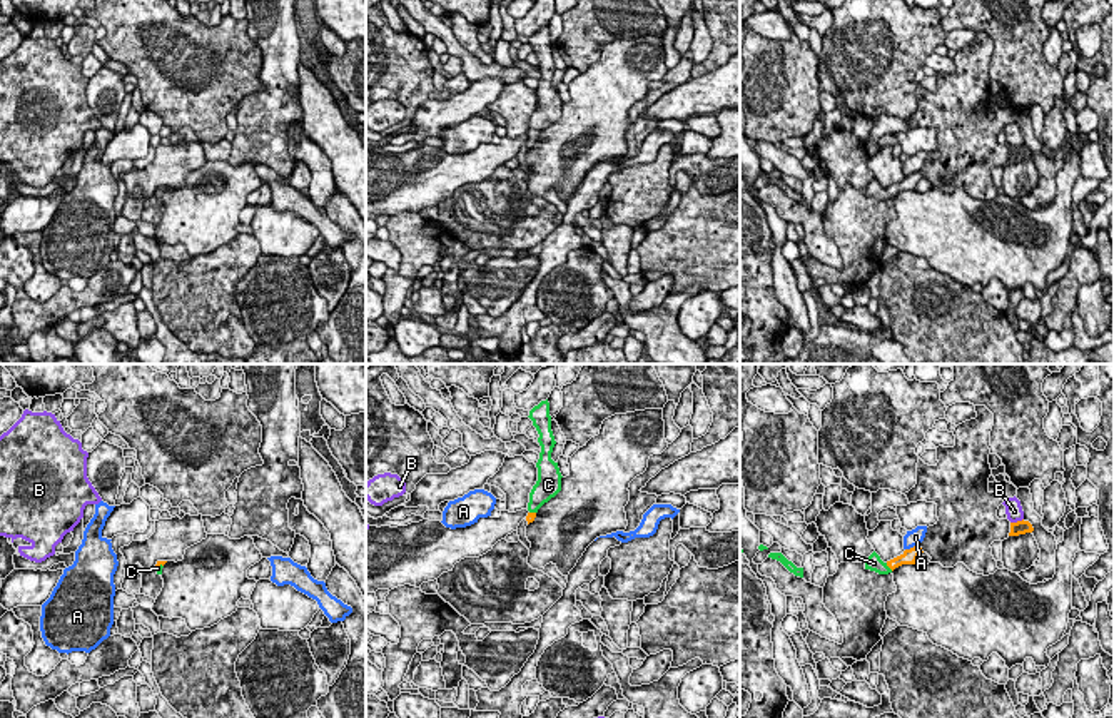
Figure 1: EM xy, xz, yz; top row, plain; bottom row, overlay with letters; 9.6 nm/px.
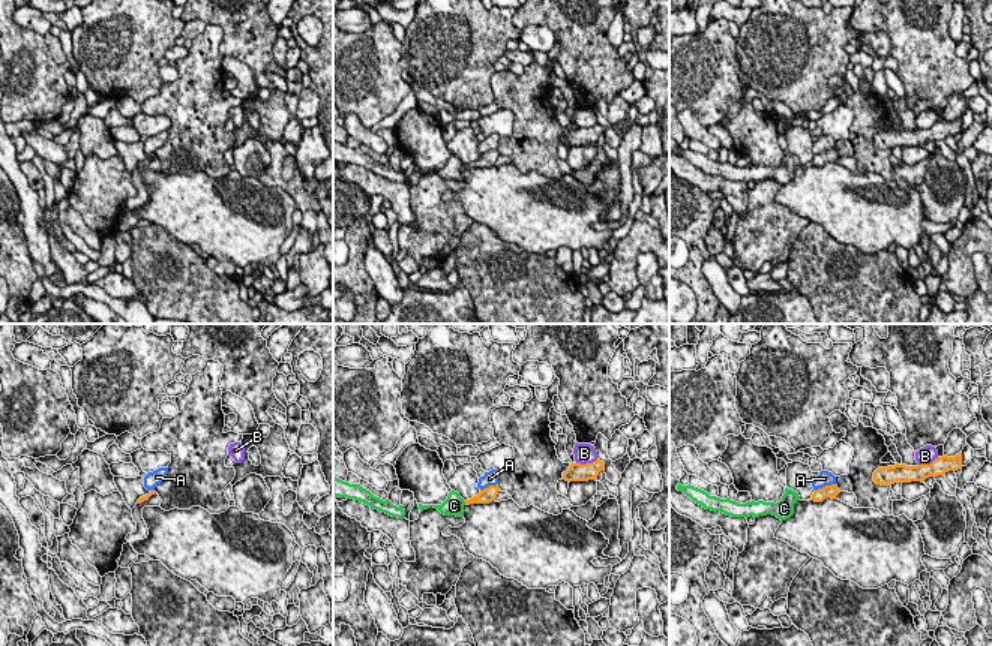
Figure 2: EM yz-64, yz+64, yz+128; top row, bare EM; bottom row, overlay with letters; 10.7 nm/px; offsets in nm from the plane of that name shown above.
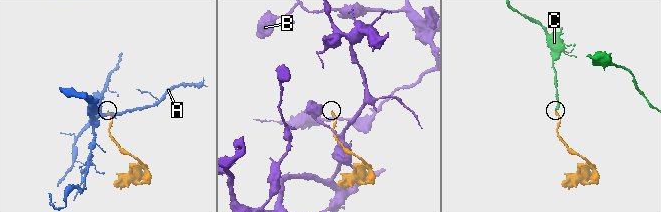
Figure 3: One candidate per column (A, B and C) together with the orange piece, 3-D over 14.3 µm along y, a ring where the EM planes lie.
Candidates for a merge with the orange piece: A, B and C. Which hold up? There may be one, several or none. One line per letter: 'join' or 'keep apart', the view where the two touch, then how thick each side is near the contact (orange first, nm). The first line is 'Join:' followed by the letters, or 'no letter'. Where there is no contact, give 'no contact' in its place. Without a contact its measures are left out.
Join: C
A: keep apart; contact in yz; calibres 140 and 160 nm
B: keep apart; contact in yz; calibres 130 and 160 nm
C: join; contact in yz; calibres 140 and 160 nm

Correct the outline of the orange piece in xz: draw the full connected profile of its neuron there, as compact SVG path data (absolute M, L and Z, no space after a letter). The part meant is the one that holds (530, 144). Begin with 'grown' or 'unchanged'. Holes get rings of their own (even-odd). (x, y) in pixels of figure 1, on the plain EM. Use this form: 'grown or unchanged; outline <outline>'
grown; outline M541 27L529 37L528 42L533 47L539 63L538 68L541 72L539 85L536 88L538 94L538 107L529 119L528 129L528 150L534 147L538 135L554 124L561 117L561 99L558 88L551 85L553 73L556 70L553 57L551 57L551 42L549 42L549 28Z

